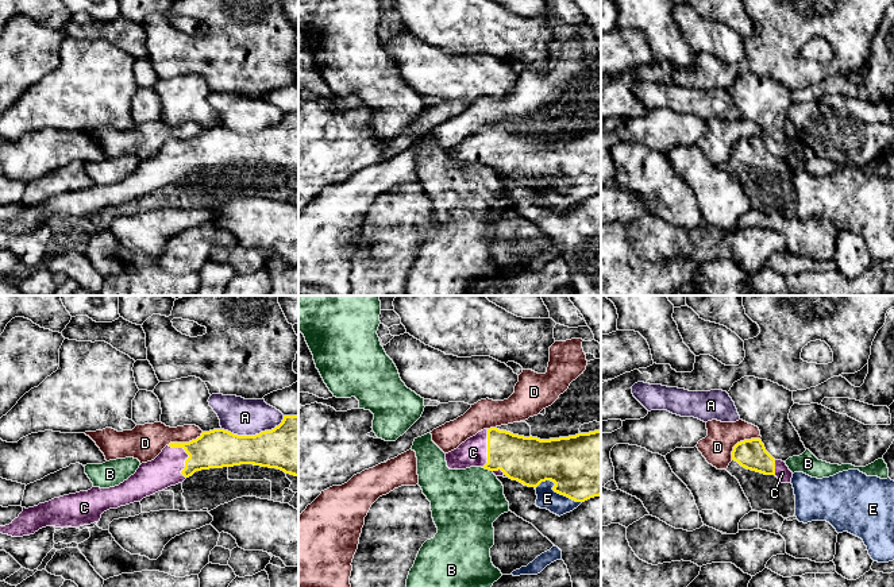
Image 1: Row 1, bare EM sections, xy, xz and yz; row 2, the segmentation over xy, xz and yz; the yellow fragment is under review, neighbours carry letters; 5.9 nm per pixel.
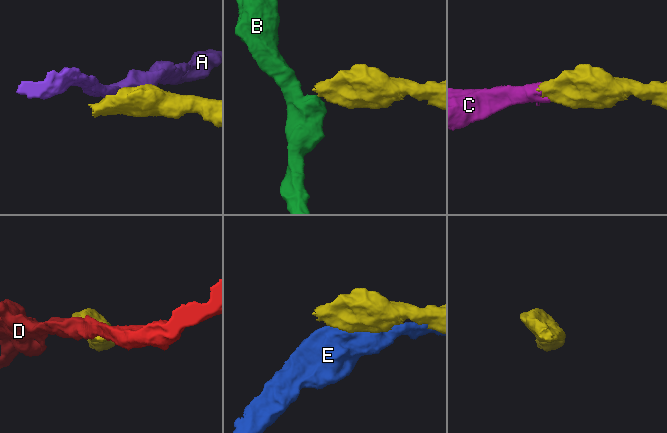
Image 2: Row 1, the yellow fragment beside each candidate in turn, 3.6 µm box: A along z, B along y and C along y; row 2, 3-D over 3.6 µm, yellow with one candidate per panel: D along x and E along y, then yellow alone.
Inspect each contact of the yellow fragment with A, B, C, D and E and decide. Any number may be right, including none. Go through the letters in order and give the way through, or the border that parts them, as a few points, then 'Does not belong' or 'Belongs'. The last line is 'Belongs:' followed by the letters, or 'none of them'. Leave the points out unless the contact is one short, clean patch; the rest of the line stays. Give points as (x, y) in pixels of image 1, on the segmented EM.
A: Does not belong
B: Boundary: xz (481, 467), (492, 471). Does not belong
C: Path across: xy (218, 448), (189, 456), (165, 470). Belongs
D: Does not belong
E: Does not belong
Belongs: C

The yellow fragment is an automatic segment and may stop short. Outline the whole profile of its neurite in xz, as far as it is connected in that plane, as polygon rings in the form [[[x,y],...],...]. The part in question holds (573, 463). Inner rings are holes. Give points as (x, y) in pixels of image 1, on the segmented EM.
[[[483,429],[446,453],[446,462],[450,470],[482,467],[535,488],[551,480],[555,493],[575,502],[601,495],[601,429],[550,440]]]

